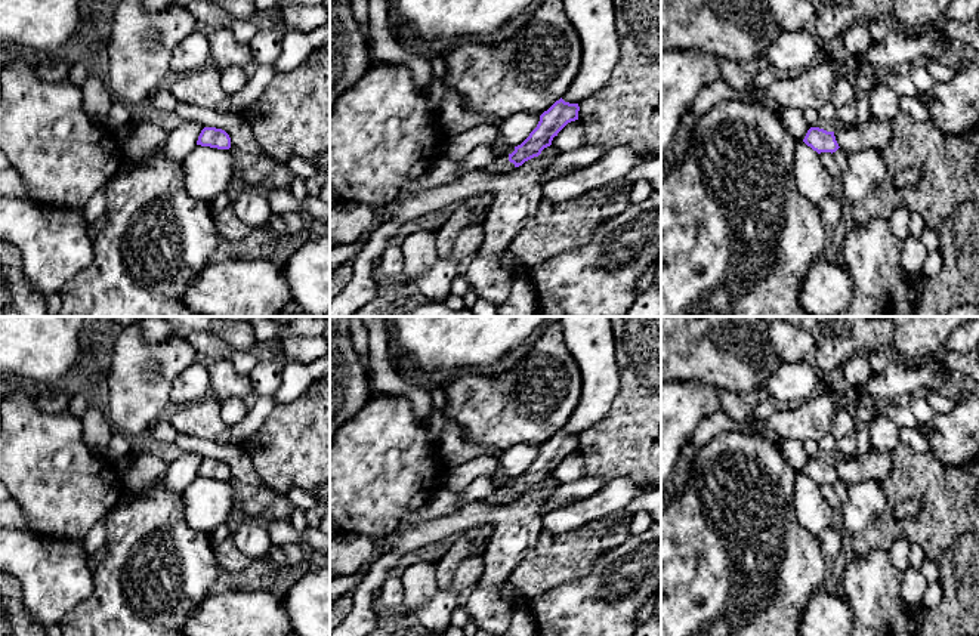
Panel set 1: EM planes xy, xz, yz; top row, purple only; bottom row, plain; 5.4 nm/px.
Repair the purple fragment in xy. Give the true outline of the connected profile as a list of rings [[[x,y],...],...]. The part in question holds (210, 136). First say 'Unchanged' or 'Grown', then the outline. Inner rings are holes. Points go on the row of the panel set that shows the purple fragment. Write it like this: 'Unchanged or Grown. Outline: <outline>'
Unchanged. Outline: [[[204,127],[198,136],[197,145],[217,148],[217,149],[229,149],[231,138],[222,129]]]

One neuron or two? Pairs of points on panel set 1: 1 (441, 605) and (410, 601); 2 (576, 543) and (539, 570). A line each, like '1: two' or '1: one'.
1: two
2: one

